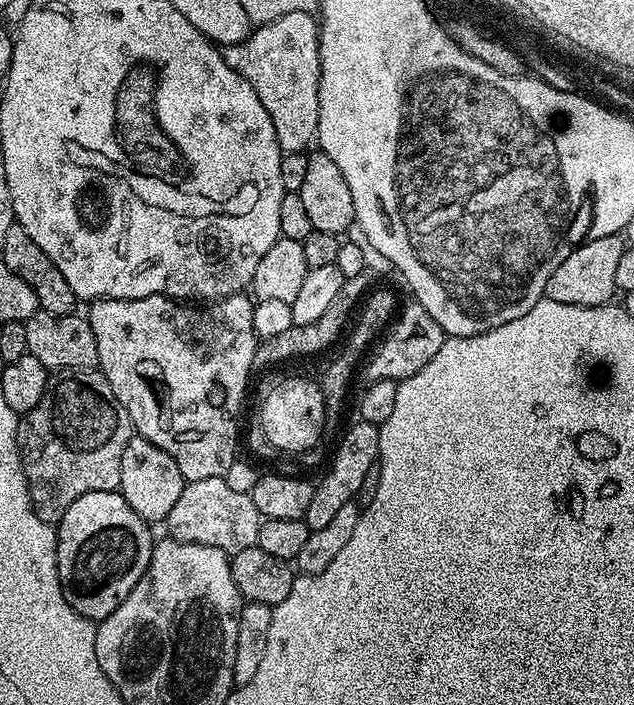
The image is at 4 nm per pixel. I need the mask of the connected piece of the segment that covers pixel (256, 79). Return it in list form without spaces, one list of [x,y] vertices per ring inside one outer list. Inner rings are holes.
[[[310,12],[282,14],[282,18],[259,25],[234,50],[224,52],[224,61],[254,86],[270,122],[274,122],[274,134],[278,138],[281,153],[304,152],[308,143],[316,140],[318,130],[318,86],[320,85],[320,25],[317,17]]]

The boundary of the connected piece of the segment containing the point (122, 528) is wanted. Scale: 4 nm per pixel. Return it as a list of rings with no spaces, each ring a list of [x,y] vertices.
[[[119,491],[82,494],[56,528],[56,565],[62,594],[82,618],[104,620],[138,586],[150,562],[153,529],[126,503]]]

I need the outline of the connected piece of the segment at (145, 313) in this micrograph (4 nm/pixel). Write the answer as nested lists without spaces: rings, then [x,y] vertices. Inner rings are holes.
[[[248,294],[228,296],[224,300],[217,300],[207,306],[193,306],[188,302],[173,300],[170,296],[147,296],[133,300],[93,300],[87,305],[86,319],[90,330],[94,330],[94,342],[98,342],[98,358],[96,363],[99,371],[103,372],[106,382],[114,390],[118,402],[126,406],[126,414],[130,414],[135,435],[144,436],[154,446],[166,450],[174,462],[178,462],[178,470],[182,470],[185,481],[201,480],[202,478],[218,478],[225,476],[227,470],[238,458],[236,452],[236,419],[240,416],[240,407],[244,404],[244,391],[248,388],[248,375],[254,372],[252,363],[258,337],[254,330],[254,310],[256,304]]]

